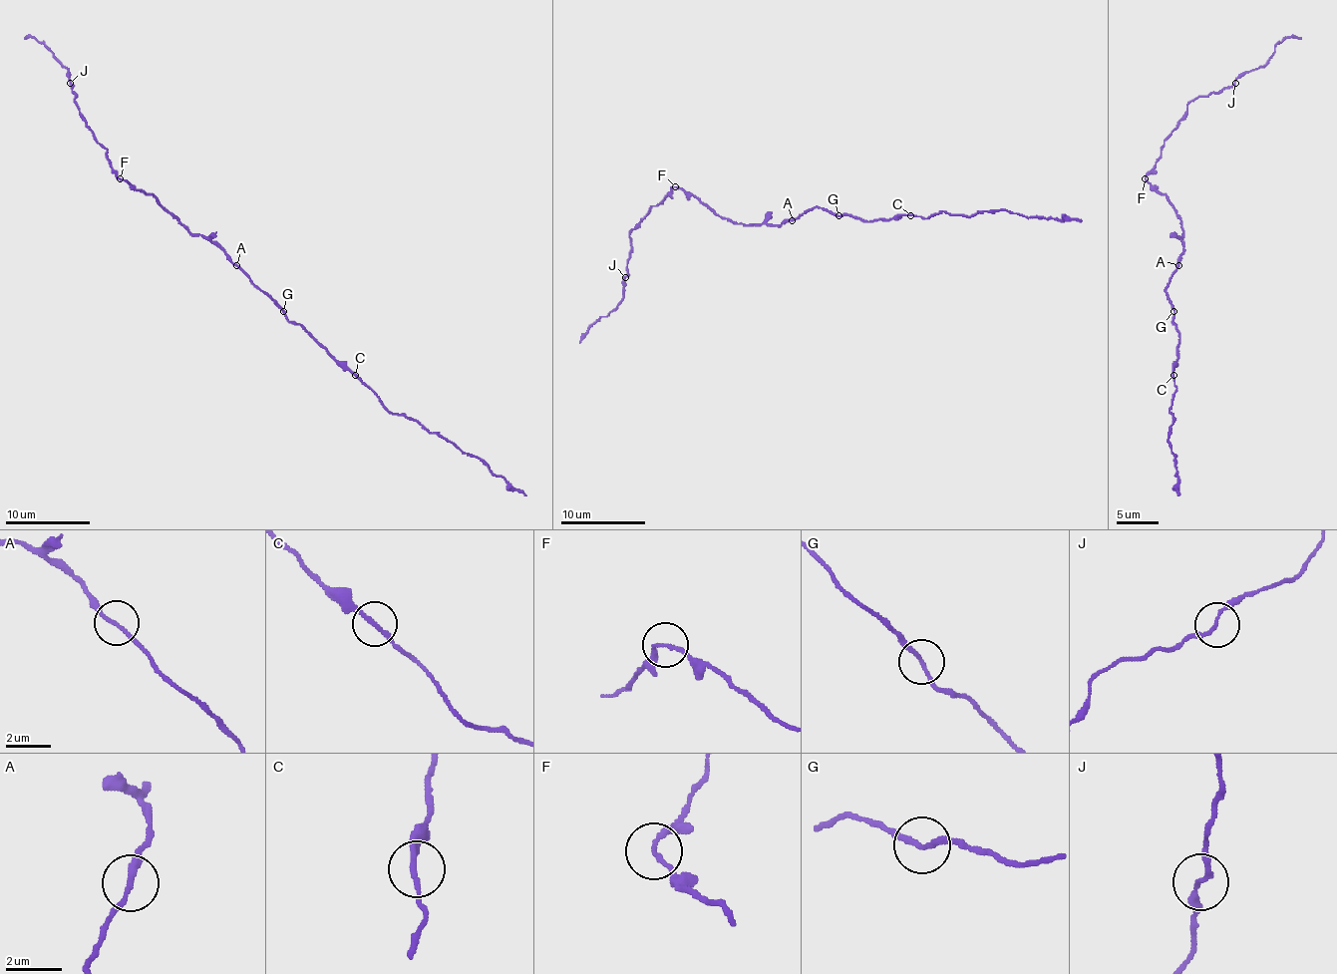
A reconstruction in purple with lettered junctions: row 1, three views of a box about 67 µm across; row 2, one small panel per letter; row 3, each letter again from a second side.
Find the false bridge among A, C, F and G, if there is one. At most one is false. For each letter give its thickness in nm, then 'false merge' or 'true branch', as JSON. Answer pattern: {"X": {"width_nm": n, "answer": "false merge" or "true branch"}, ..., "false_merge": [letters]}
{"A": {"width_nm": 170, "answer": "true branch"}, "C": {"width_nm": 180, "answer": "true branch"}, "F": {"width_nm": 150, "answer": "false merge"}, "G": {"width_nm": 160, "answer": "true branch"}, "false_merge": ["F"]}

